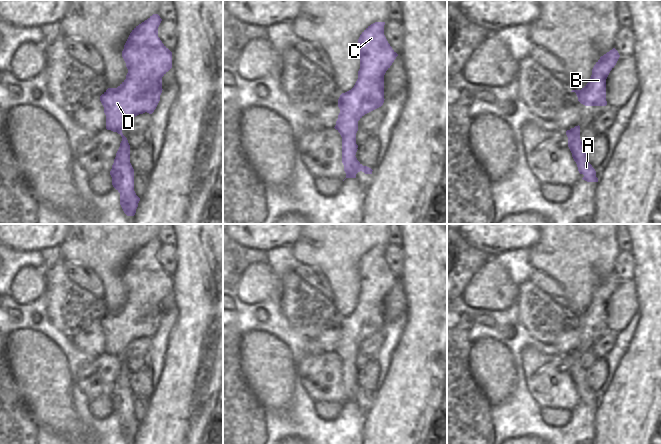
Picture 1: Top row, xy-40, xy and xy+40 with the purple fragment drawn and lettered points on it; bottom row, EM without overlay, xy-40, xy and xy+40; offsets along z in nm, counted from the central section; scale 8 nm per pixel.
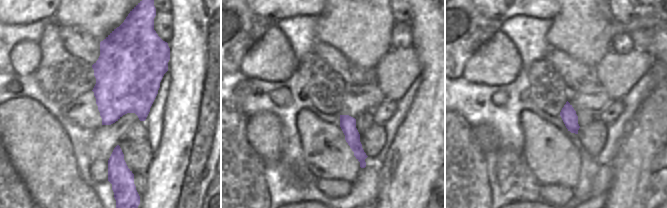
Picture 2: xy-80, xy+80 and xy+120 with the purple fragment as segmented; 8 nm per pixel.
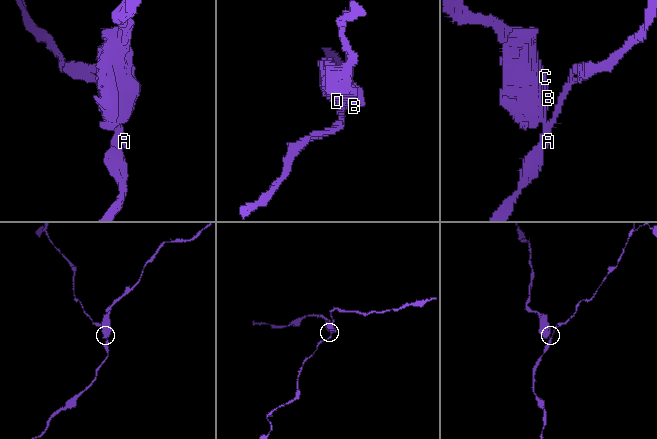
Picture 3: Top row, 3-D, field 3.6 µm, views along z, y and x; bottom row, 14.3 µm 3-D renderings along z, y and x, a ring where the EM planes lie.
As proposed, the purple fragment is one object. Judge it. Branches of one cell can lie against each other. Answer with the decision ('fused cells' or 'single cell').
fused cells

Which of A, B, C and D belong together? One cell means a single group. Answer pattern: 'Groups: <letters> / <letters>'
Groups: A / B C D.

